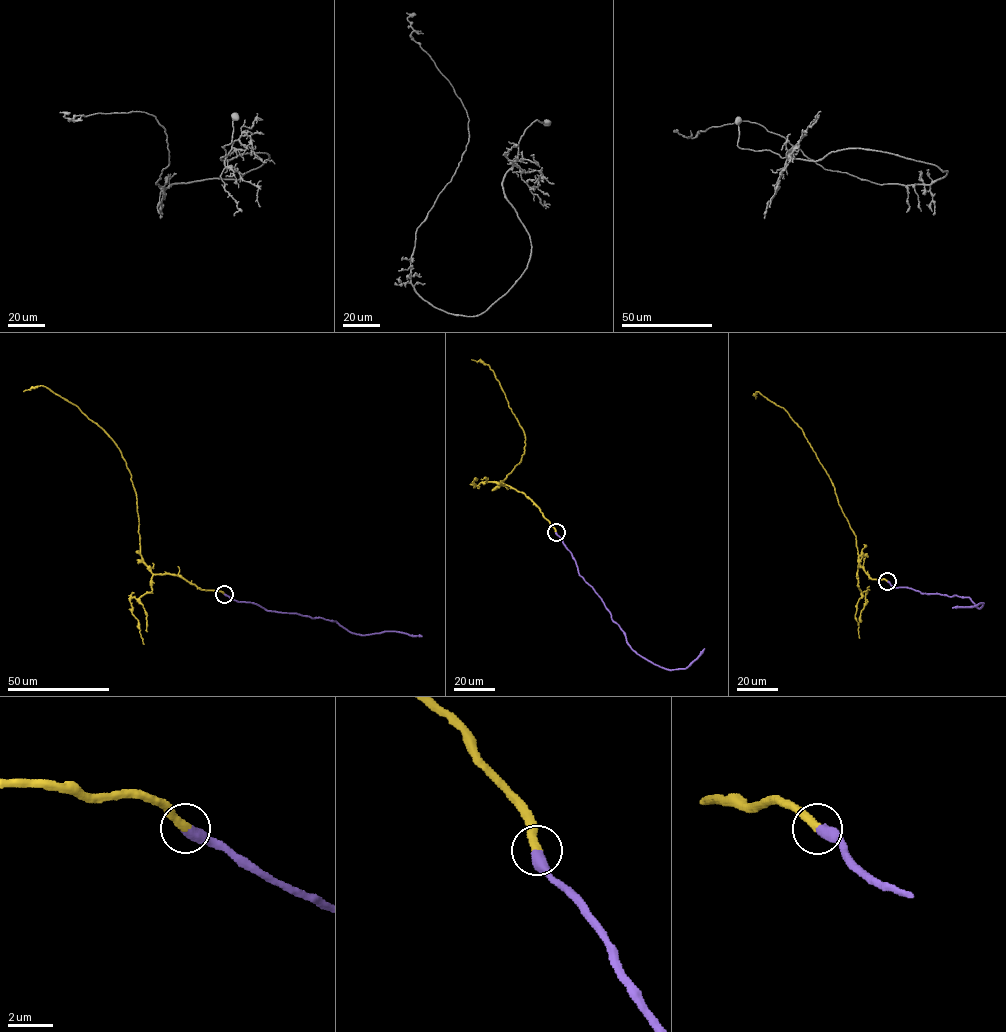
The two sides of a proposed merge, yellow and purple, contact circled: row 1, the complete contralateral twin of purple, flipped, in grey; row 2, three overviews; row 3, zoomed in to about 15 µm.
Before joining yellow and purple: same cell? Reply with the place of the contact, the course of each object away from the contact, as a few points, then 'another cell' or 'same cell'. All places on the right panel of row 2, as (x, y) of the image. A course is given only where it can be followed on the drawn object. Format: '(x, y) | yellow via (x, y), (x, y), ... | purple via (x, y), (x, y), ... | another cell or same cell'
(887, 581) | yellow via (887, 581), (871, 579), (858, 567), (856, 535), (803, 431), (782, 407), (756, 391), (756, 398) | purple via (887, 581), (893, 587), (908, 587), (921, 593), (969, 597), (977, 608), (983, 603), (952, 608) | same cell

